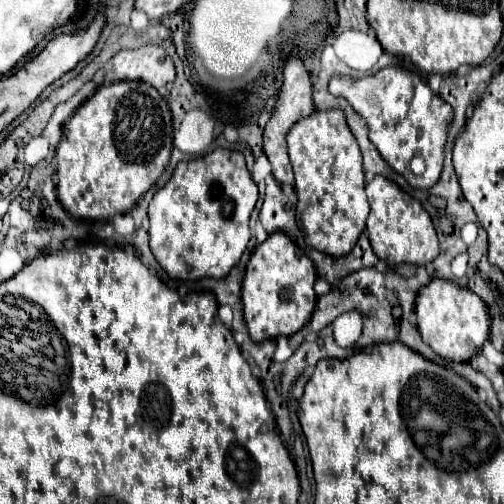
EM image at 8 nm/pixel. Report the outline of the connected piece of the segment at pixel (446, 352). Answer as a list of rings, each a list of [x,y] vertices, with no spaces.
[[[433,279],[423,285],[415,297],[417,329],[423,341],[443,359],[449,361],[469,361],[479,353],[481,345],[489,337],[489,311],[485,303],[467,287],[455,285],[447,279]]]

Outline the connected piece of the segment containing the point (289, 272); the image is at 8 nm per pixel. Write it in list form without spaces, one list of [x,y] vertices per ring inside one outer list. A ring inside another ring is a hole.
[[[281,231],[271,233],[251,255],[247,267],[245,267],[245,277],[243,277],[243,285],[241,285],[241,305],[243,305],[243,317],[245,317],[245,325],[247,331],[251,335],[253,341],[265,341],[265,339],[277,339],[281,335],[289,337],[293,333],[297,333],[301,327],[307,325],[307,321],[311,319],[311,313],[315,309],[317,303],[317,295],[313,291],[317,273],[315,267],[311,263],[311,259]]]

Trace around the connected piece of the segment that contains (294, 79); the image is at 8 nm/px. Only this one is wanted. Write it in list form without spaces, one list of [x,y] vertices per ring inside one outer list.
[[[291,57],[287,61],[287,65],[285,65],[285,71],[283,71],[283,87],[279,91],[279,99],[277,99],[275,111],[273,111],[269,123],[265,125],[265,131],[263,131],[263,149],[265,149],[265,155],[269,157],[269,161],[273,165],[275,179],[283,187],[291,187],[293,185],[293,169],[291,169],[291,161],[289,161],[289,155],[287,155],[285,135],[291,129],[293,123],[297,123],[303,117],[309,117],[313,111],[315,111],[315,105],[313,105],[313,85],[311,85],[309,71],[305,69],[305,65],[303,65],[301,59]]]

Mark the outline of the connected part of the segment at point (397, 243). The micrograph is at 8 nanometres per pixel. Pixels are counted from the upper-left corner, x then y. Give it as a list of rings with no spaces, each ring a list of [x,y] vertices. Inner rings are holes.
[[[375,175],[367,183],[365,193],[371,205],[371,213],[367,219],[367,235],[371,247],[375,249],[375,255],[391,267],[401,263],[429,265],[437,257],[439,245],[437,245],[433,221],[429,213],[423,209],[423,205],[417,199],[413,199],[409,193],[405,193],[397,183],[379,175]]]

